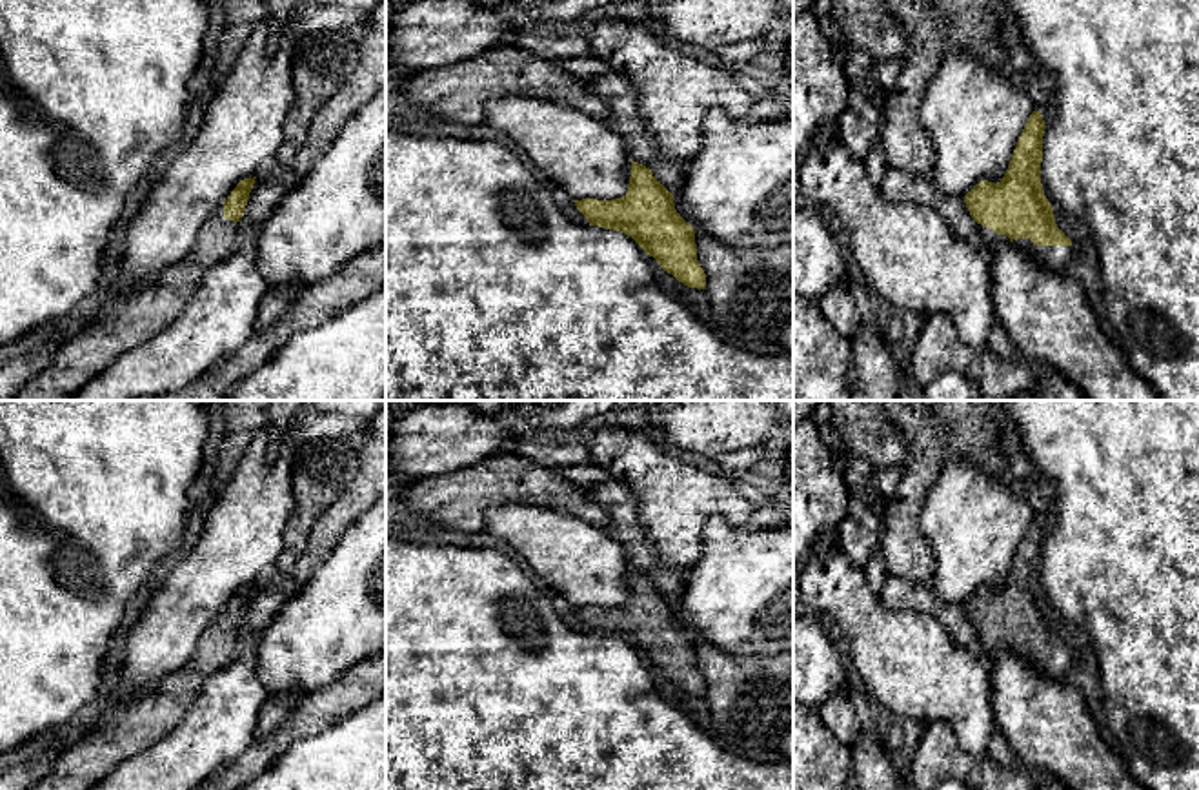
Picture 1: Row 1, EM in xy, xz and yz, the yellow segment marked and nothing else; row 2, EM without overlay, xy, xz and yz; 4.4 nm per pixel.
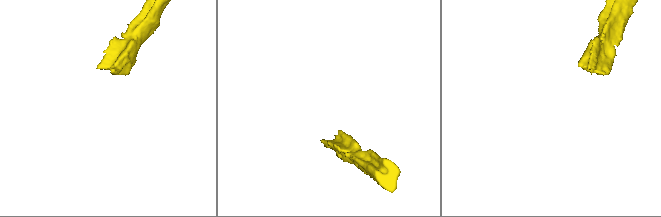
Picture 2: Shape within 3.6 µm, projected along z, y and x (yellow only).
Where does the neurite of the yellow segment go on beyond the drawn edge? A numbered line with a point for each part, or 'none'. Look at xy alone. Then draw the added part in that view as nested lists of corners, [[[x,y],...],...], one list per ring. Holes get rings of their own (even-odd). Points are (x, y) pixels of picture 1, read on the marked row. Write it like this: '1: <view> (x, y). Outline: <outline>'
1: xy (137, 315). Outline: [[[220,204],[180,260],[111,300],[96,319],[67,335],[51,362],[5,400],[69,400],[120,355],[167,328],[204,273],[229,257],[240,240],[237,224],[224,217]]]

